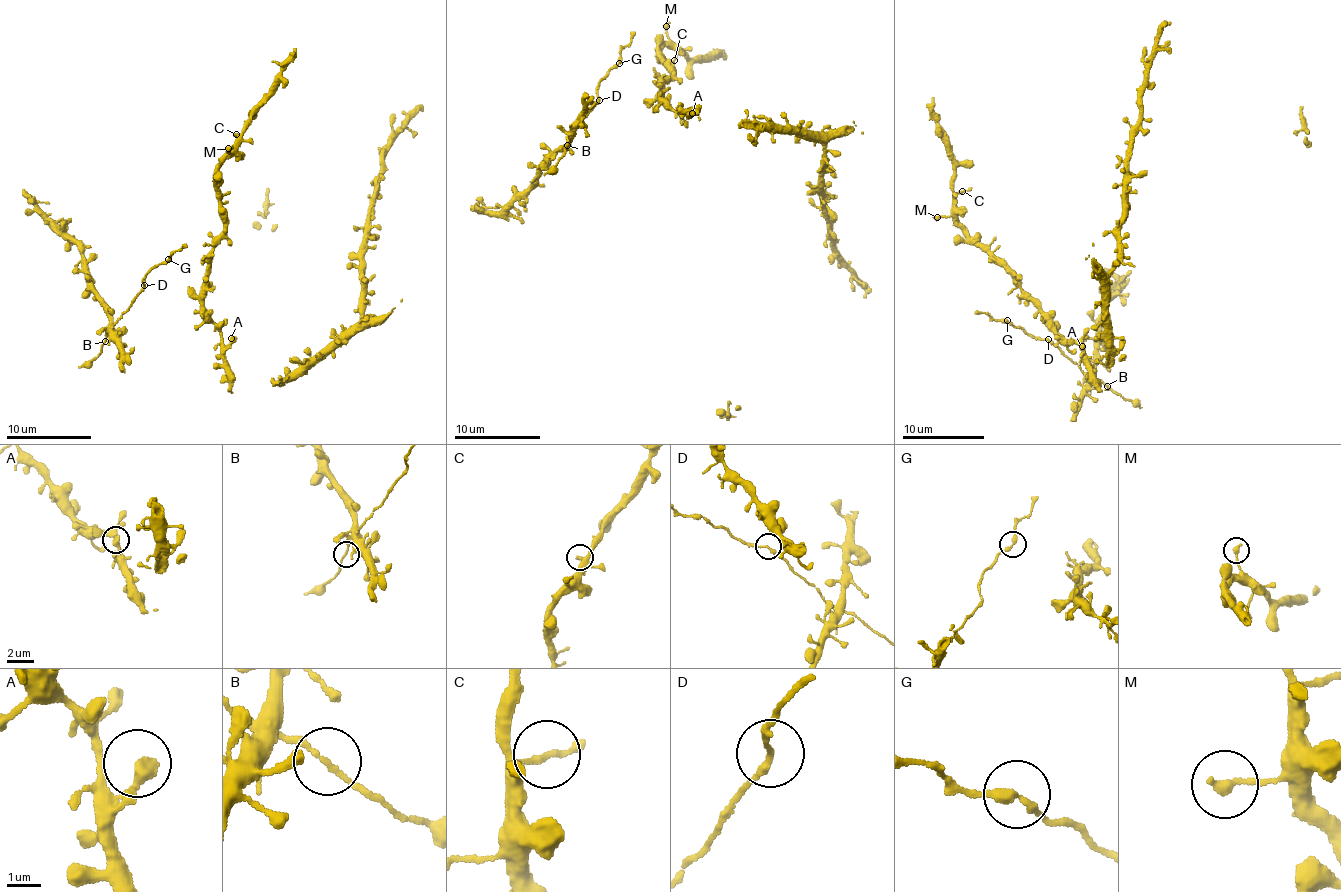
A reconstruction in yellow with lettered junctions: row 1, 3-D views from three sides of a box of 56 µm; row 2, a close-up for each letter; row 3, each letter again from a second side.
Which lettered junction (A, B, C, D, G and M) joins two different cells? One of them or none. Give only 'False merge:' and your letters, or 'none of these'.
False merge: none of these

